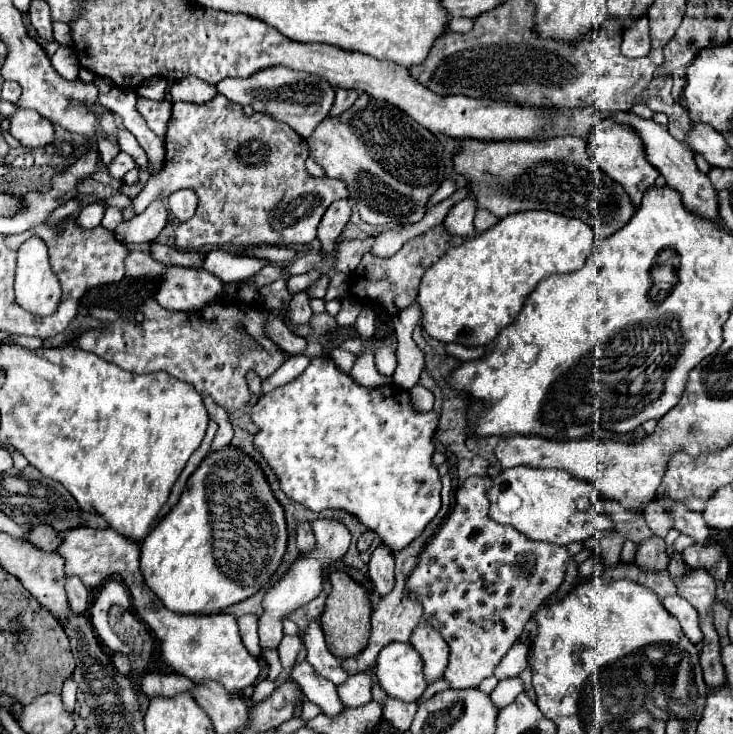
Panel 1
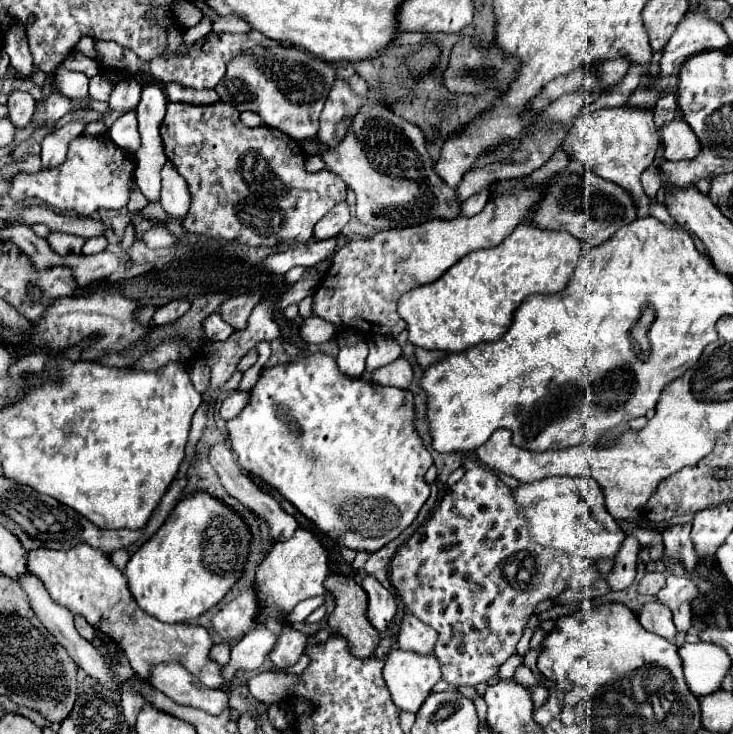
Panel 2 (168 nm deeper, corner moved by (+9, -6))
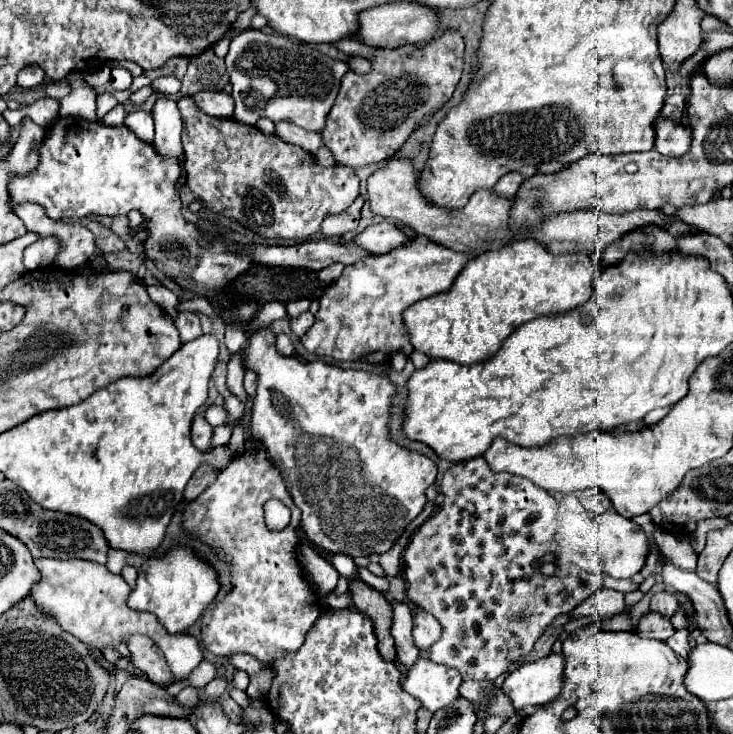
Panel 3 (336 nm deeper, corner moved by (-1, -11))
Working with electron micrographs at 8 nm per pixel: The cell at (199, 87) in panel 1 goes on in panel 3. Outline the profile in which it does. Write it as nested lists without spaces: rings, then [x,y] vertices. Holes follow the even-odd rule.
[[[202,90],[192,96],[198,108],[202,108],[204,114],[216,116],[216,118],[230,118],[234,112],[234,100],[226,92],[210,92]]]

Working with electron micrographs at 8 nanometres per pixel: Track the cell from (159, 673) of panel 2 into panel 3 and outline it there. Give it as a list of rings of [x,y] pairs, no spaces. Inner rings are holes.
[[[134,634],[128,638],[130,644],[130,652],[132,652],[132,662],[138,670],[142,670],[142,674],[152,680],[154,684],[168,688],[170,684],[176,684],[176,676],[172,674],[166,658],[162,656],[160,648],[146,636]]]

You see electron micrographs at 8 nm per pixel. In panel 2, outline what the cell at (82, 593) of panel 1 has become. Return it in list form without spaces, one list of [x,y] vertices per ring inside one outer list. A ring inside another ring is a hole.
[[[76,617],[76,629],[78,633],[86,639],[86,641],[94,641],[96,639],[96,629],[92,625],[88,625],[86,621],[82,621],[80,617]]]

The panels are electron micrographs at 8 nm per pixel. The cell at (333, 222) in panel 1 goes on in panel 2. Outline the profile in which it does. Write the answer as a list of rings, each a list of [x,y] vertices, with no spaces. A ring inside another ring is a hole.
[[[346,201],[338,203],[332,211],[328,211],[314,227],[314,239],[330,239],[342,231],[342,227],[350,219],[350,207]]]

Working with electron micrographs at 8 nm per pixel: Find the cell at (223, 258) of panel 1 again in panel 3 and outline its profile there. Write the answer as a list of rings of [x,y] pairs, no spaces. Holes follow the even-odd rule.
[[[380,222],[380,224],[366,228],[364,232],[356,234],[350,240],[350,244],[360,246],[360,248],[368,250],[370,254],[382,254],[382,252],[388,252],[390,248],[396,248],[398,244],[406,244],[406,238],[408,236],[404,236],[396,224]]]

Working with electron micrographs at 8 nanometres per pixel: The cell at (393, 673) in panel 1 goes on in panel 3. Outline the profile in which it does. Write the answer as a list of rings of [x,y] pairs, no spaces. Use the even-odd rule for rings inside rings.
[[[422,654],[408,670],[402,688],[418,698],[422,702],[422,708],[436,712],[438,708],[450,704],[460,696],[458,688],[462,684],[462,678],[458,676],[458,670],[450,666],[436,664],[428,658],[428,654]]]

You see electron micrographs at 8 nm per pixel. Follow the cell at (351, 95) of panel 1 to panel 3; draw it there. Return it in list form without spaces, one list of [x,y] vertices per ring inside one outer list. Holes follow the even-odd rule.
[[[446,32],[424,48],[412,44],[376,52],[370,76],[348,72],[326,128],[322,130],[324,146],[330,148],[338,164],[358,168],[378,164],[394,156],[412,130],[426,124],[450,98],[462,76],[464,40],[458,32]]]

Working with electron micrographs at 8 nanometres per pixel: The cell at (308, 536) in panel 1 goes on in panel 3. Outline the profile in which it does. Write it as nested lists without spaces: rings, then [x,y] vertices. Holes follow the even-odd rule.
[[[196,416],[194,424],[192,424],[194,446],[202,452],[210,452],[212,450],[212,436],[214,436],[214,428],[202,416]]]

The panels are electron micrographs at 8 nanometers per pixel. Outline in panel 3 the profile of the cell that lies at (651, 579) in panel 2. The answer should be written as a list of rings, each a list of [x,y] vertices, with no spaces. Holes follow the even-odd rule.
[[[662,590],[652,594],[650,600],[650,610],[664,614],[664,616],[672,616],[678,610],[678,600],[676,600],[676,592],[672,590]]]

